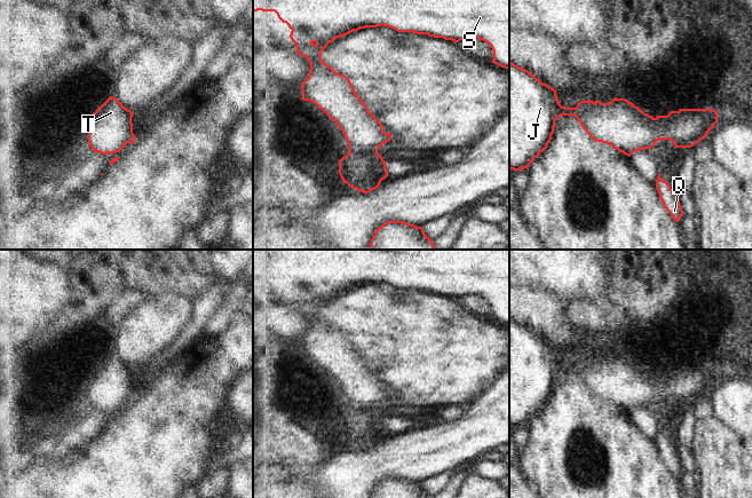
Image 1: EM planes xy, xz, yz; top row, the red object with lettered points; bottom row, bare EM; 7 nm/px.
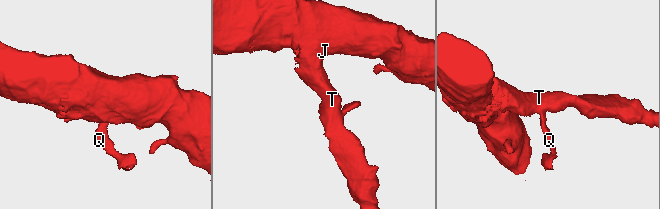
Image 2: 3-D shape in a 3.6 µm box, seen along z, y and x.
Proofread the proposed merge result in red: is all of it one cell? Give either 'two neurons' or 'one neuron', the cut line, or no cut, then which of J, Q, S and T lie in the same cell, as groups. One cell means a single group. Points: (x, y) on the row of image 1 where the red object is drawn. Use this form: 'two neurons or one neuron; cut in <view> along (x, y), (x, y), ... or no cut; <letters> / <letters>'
one neuron; no cut; J Q S T

